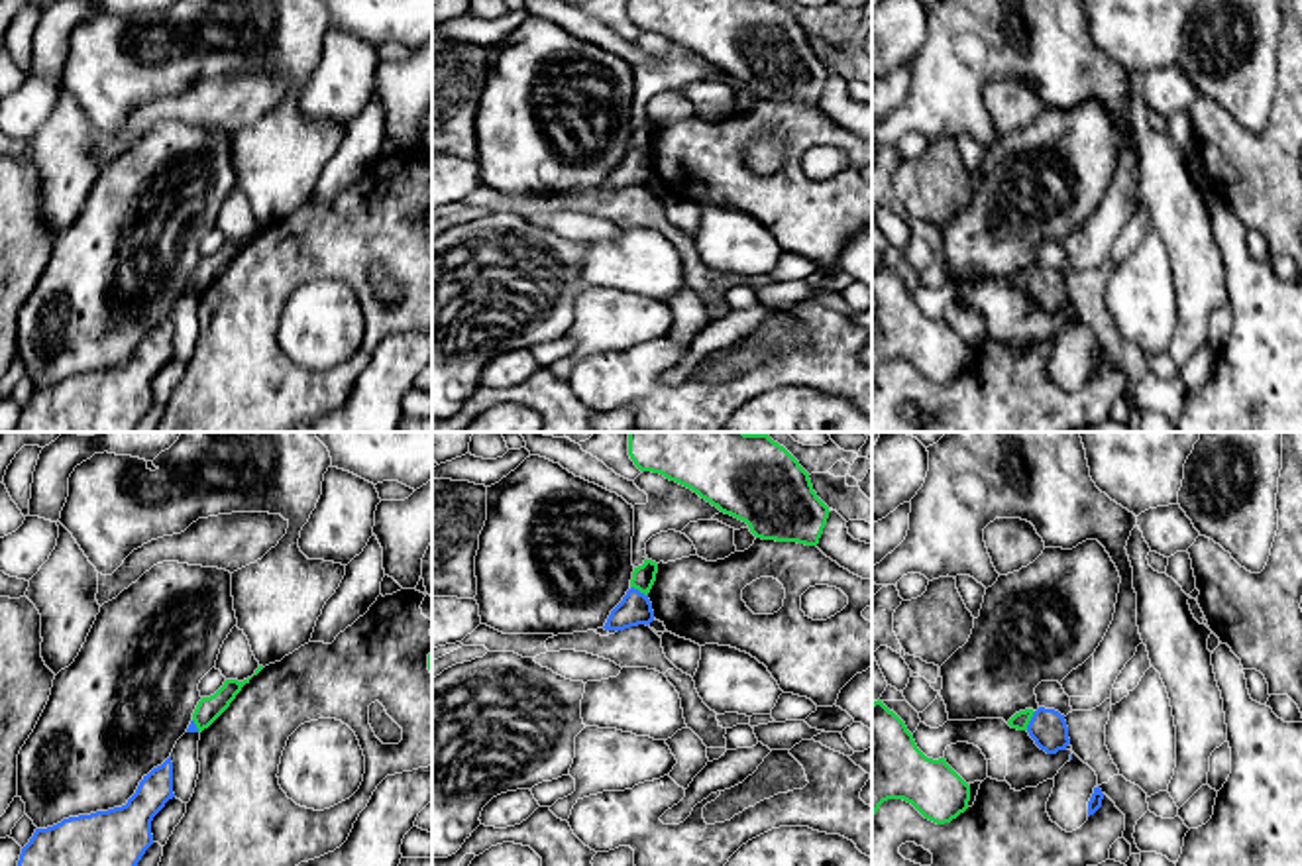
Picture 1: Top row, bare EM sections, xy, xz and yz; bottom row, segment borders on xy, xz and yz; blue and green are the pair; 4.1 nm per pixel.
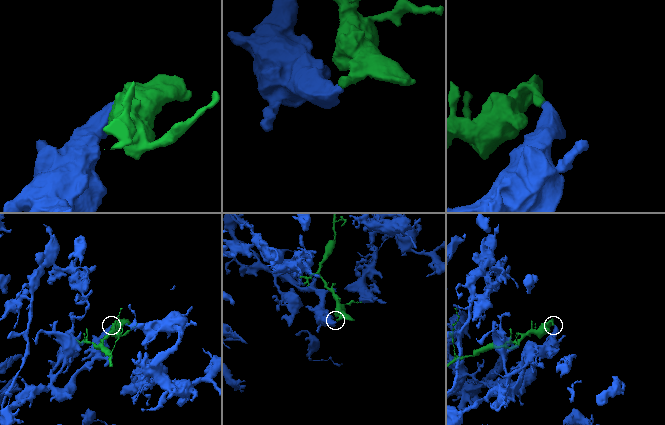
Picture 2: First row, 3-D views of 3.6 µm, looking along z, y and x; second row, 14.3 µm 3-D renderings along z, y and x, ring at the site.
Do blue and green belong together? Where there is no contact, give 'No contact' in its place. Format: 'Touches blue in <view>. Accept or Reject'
Touches blue in yz. Reject

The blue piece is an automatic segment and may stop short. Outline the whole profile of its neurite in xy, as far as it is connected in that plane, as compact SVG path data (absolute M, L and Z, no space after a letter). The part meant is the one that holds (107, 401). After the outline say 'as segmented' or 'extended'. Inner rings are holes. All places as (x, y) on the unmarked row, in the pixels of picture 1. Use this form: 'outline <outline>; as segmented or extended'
outline M169 316L143 336L126 365L35 389L12 432L136 432L153 405L151 381L173 357Z; as segmented

